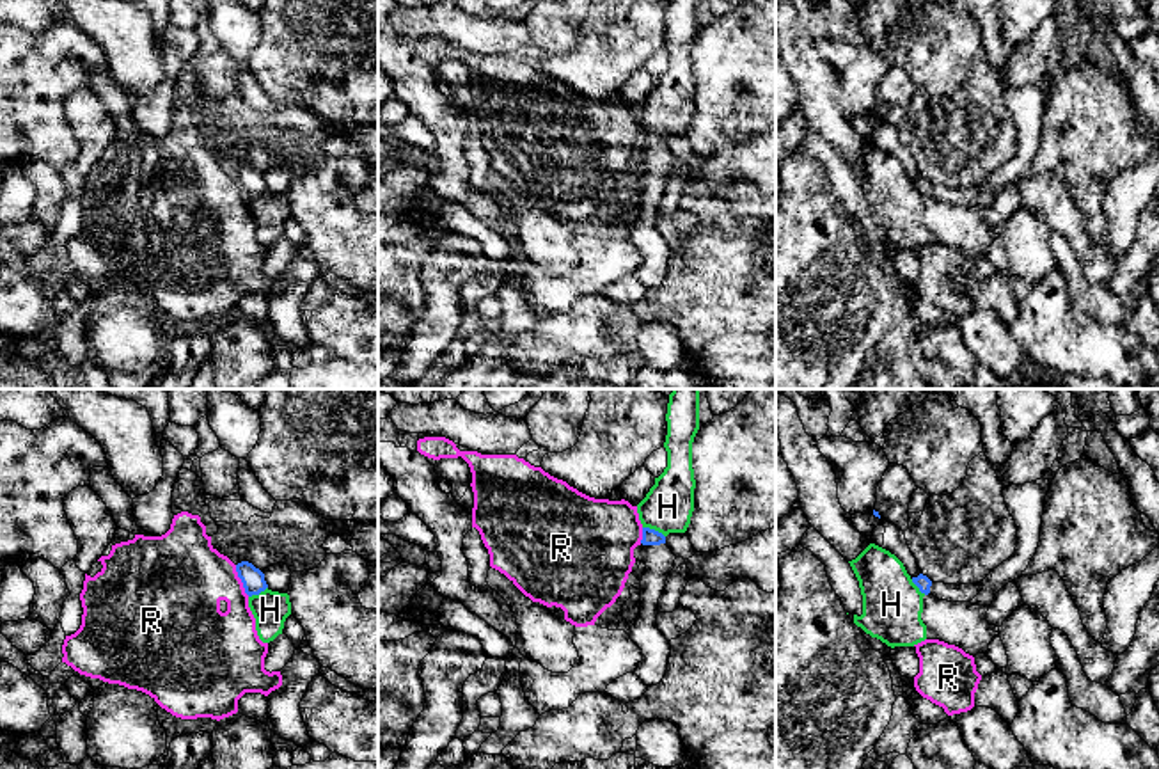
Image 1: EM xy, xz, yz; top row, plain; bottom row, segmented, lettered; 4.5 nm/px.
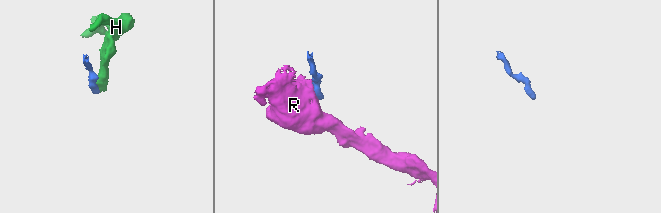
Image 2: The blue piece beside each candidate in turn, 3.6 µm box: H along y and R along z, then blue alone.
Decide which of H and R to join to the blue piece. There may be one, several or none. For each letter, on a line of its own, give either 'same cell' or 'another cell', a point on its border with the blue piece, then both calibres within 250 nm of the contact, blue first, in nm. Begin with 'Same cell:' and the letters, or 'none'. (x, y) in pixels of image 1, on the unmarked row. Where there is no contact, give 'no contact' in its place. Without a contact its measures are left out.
Same cell: none
H: another cell | xz (654, 132) | 80/220 nm
R: another cell | xy (242, 183) | 100/360 nm

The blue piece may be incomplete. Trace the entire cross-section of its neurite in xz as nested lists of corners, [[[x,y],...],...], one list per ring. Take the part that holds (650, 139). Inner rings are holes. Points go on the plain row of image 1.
[[[643,130],[643,142],[634,151],[634,160],[646,167],[646,174],[641,183],[639,222],[627,236],[643,252],[643,263],[634,275],[651,289],[664,281],[671,259],[671,247],[657,229],[657,217],[658,201],[674,170],[676,158],[666,147],[662,135]]]

